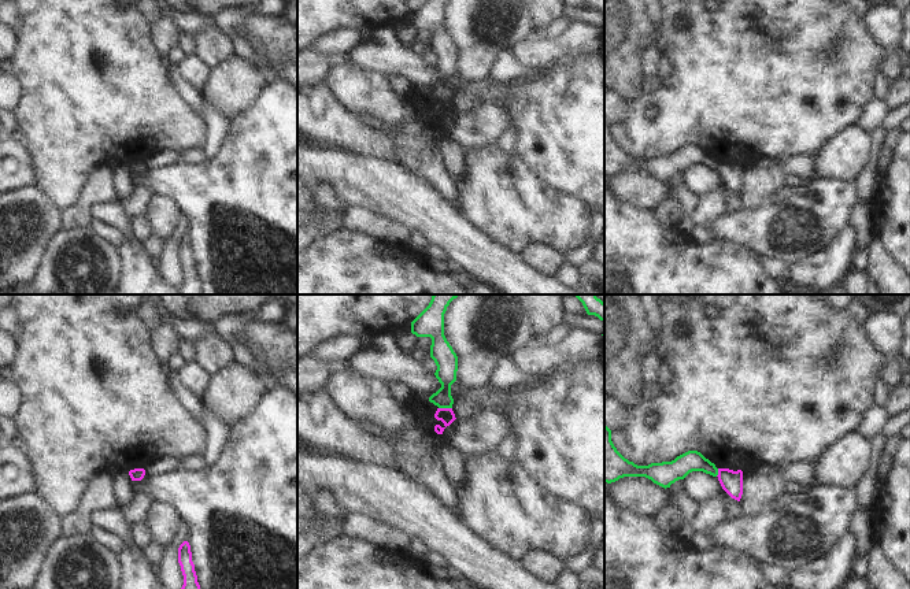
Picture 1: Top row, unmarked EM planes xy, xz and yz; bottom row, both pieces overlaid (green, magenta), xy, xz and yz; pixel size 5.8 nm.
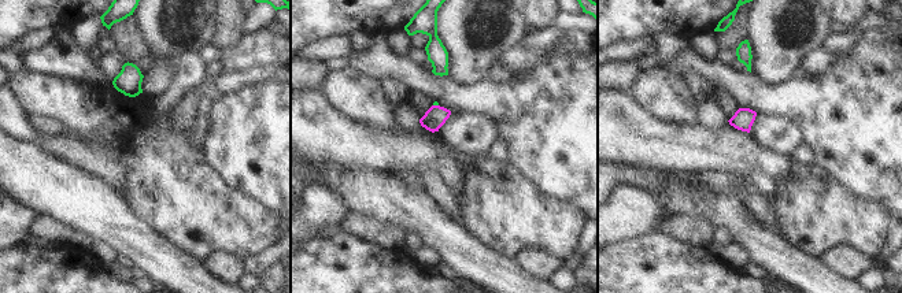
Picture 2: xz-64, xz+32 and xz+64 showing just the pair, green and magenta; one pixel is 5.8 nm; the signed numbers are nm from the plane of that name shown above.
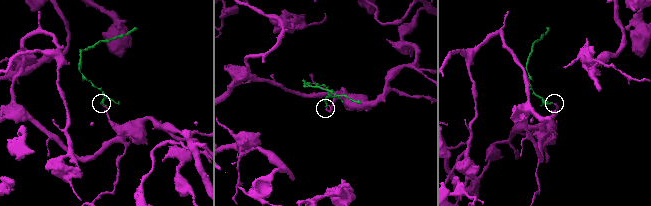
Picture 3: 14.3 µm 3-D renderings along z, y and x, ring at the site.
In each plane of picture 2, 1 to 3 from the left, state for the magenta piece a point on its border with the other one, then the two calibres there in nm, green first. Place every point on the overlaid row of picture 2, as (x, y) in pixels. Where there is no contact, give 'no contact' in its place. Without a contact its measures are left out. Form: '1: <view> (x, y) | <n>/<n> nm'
1: no contact
2: xz+32 (436, 104) | 20/120 nm
3: no contact

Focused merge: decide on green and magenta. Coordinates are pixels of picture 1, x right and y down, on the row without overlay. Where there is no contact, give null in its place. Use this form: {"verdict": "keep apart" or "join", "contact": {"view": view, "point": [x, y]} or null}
{"verdict": "keep apart", "contact": {"view": "xz", "point": [446, 100]}}

